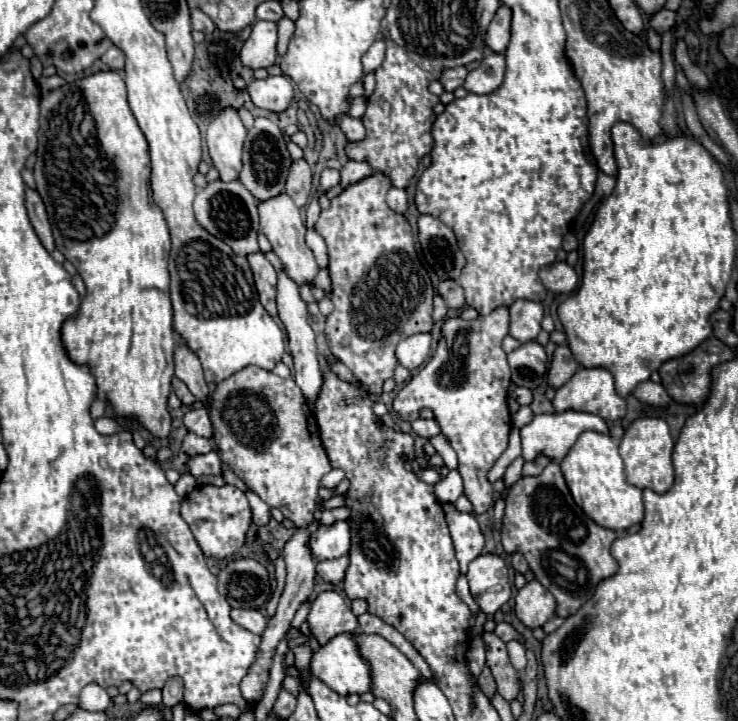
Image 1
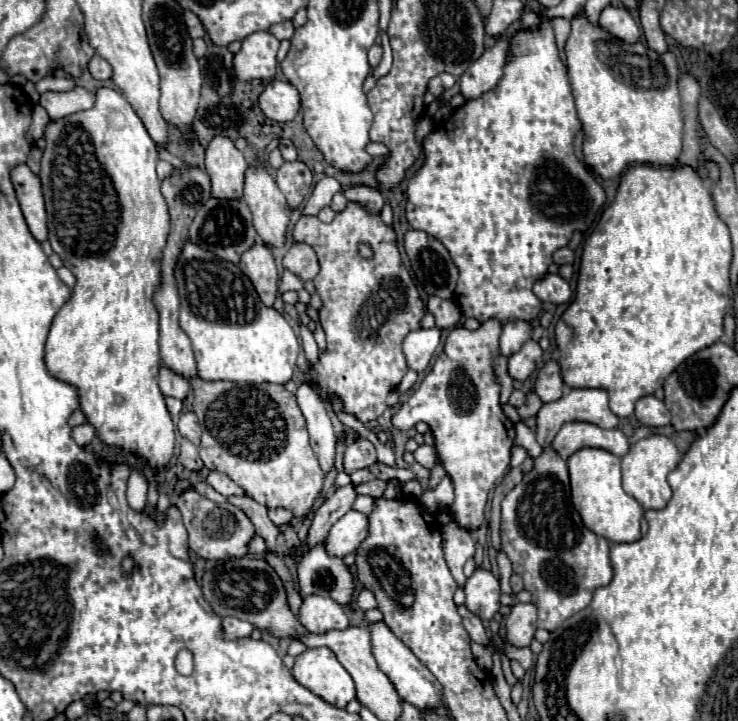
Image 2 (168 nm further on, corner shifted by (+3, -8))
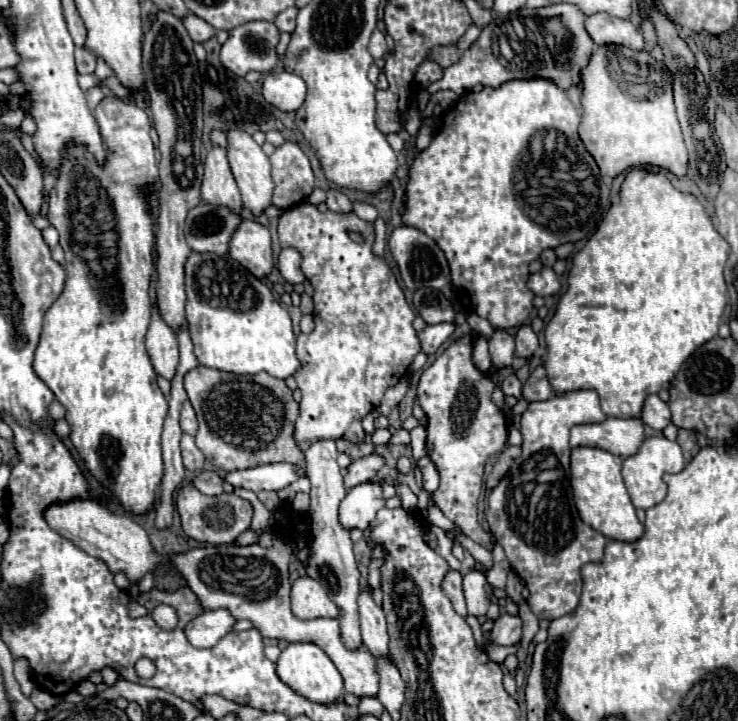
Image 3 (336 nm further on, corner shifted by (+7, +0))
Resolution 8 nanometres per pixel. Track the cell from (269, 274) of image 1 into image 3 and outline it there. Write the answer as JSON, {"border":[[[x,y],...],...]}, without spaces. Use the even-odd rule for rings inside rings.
{"border":[[[242,220],[230,240],[228,254],[260,280],[274,268],[270,232],[256,220]]]}

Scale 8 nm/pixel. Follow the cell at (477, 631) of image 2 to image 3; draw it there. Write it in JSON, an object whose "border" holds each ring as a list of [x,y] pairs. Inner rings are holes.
{"border":[[[456,570],[448,572],[446,578],[444,578],[444,584],[442,584],[442,590],[444,590],[444,594],[450,598],[454,610],[456,610],[462,618],[466,618],[466,616],[468,616],[468,610],[466,610],[466,604],[464,604],[462,576],[460,576],[460,572],[456,572]]]}

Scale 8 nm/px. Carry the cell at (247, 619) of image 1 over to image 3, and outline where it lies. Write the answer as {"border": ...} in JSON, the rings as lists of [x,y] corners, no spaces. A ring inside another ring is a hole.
{"border":[[[220,608],[220,610],[204,610],[198,618],[194,618],[186,626],[186,638],[194,648],[212,648],[220,638],[232,632],[236,618]]]}

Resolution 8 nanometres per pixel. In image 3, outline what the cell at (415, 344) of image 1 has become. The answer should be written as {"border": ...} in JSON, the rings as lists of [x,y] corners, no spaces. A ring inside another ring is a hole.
{"border":[[[440,322],[440,324],[426,324],[418,332],[422,352],[424,354],[434,354],[450,338],[452,332],[454,332],[454,324],[444,324],[444,322]]]}

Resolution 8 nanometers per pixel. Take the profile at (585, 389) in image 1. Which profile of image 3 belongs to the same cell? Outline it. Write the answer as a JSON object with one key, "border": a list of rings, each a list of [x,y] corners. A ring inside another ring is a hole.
{"border":[[[574,390],[564,394],[554,394],[554,398],[544,402],[532,402],[520,420],[520,432],[522,432],[522,456],[512,464],[508,474],[500,480],[500,484],[490,492],[488,498],[488,512],[486,520],[490,524],[490,534],[494,540],[504,548],[506,558],[512,566],[512,570],[524,580],[530,598],[526,600],[530,610],[538,618],[556,620],[564,614],[570,614],[580,600],[582,592],[582,566],[590,562],[600,562],[604,556],[606,536],[584,524],[576,512],[576,506],[572,502],[572,490],[568,482],[570,474],[570,444],[568,434],[570,428],[576,424],[592,424],[606,420],[606,414],[600,408],[600,400],[596,390]]]}

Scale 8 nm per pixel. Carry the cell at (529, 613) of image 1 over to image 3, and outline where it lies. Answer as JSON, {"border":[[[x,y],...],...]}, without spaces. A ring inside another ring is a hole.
{"border":[[[502,614],[492,628],[492,640],[502,646],[514,646],[522,638],[522,618],[512,614]]]}

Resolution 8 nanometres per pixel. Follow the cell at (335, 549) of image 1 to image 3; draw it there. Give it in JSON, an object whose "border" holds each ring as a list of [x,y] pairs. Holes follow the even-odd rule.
{"border":[[[364,482],[348,490],[346,498],[340,504],[340,524],[346,530],[354,528],[366,530],[372,524],[376,510],[384,506],[384,498],[380,496],[382,496],[380,484],[372,482]]]}

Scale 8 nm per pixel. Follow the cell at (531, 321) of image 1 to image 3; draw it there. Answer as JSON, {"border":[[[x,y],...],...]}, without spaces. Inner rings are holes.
{"border":[[[494,330],[488,344],[490,344],[490,356],[492,356],[494,366],[502,368],[502,366],[512,364],[512,358],[514,358],[514,336],[512,334],[508,334],[506,330]]]}

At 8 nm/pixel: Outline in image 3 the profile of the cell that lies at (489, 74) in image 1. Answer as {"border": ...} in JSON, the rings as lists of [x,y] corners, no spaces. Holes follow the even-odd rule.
{"border":[[[550,4],[540,10],[522,8],[516,14],[498,16],[482,30],[480,40],[476,40],[462,58],[444,70],[444,78],[434,82],[428,92],[434,94],[438,90],[452,90],[456,94],[464,94],[472,90],[472,86],[500,86],[514,78],[550,78],[560,88],[568,88],[570,84],[580,84],[580,70],[588,64],[588,58],[594,50],[594,42],[584,28],[586,14],[574,4]],[[558,18],[568,30],[568,42],[554,42],[554,32],[548,32],[548,20]]]}

